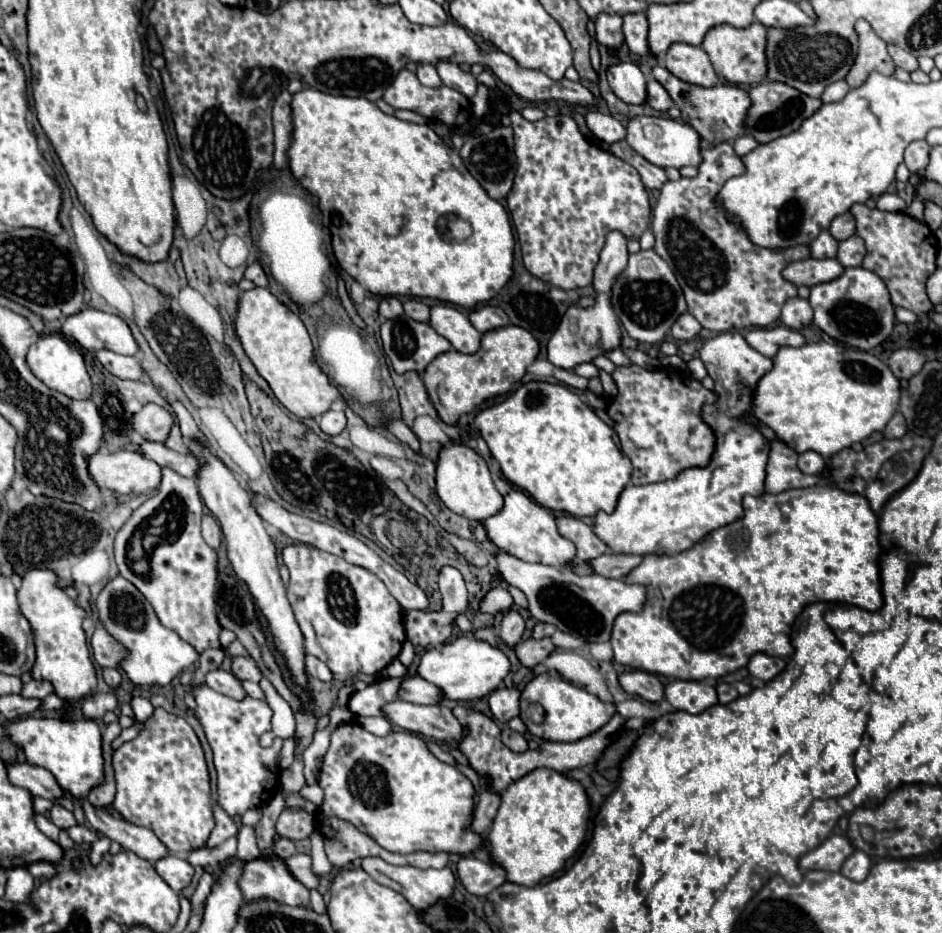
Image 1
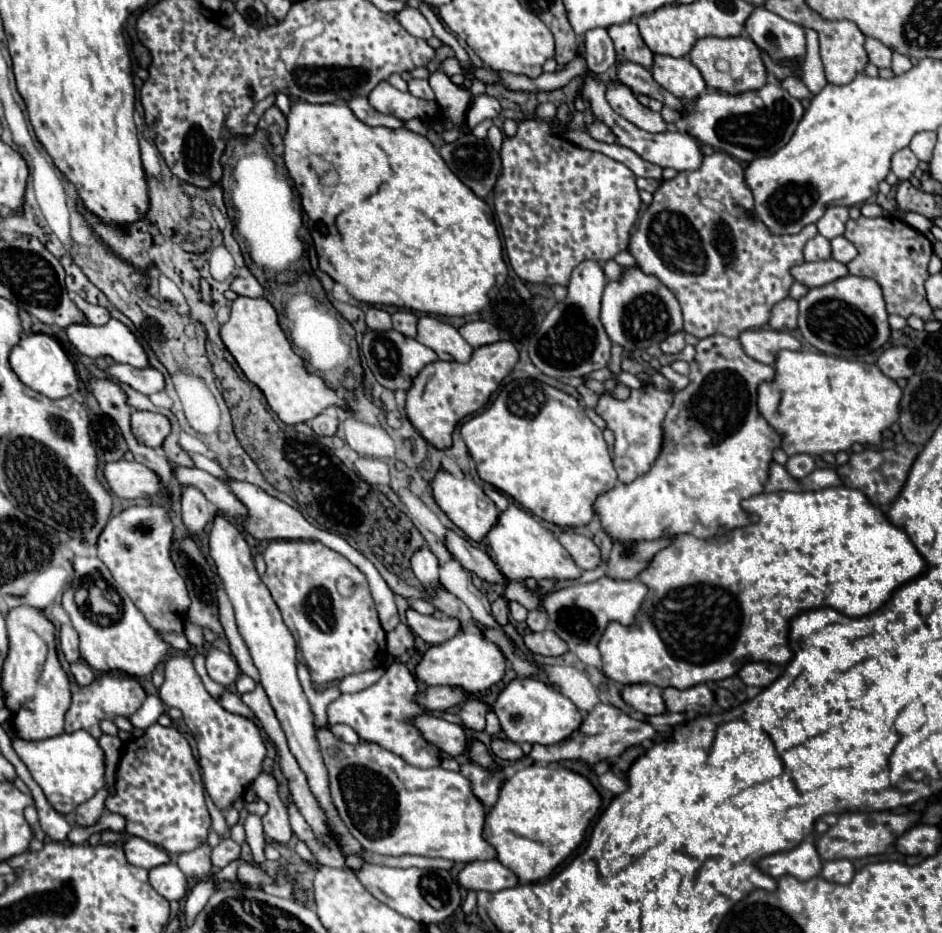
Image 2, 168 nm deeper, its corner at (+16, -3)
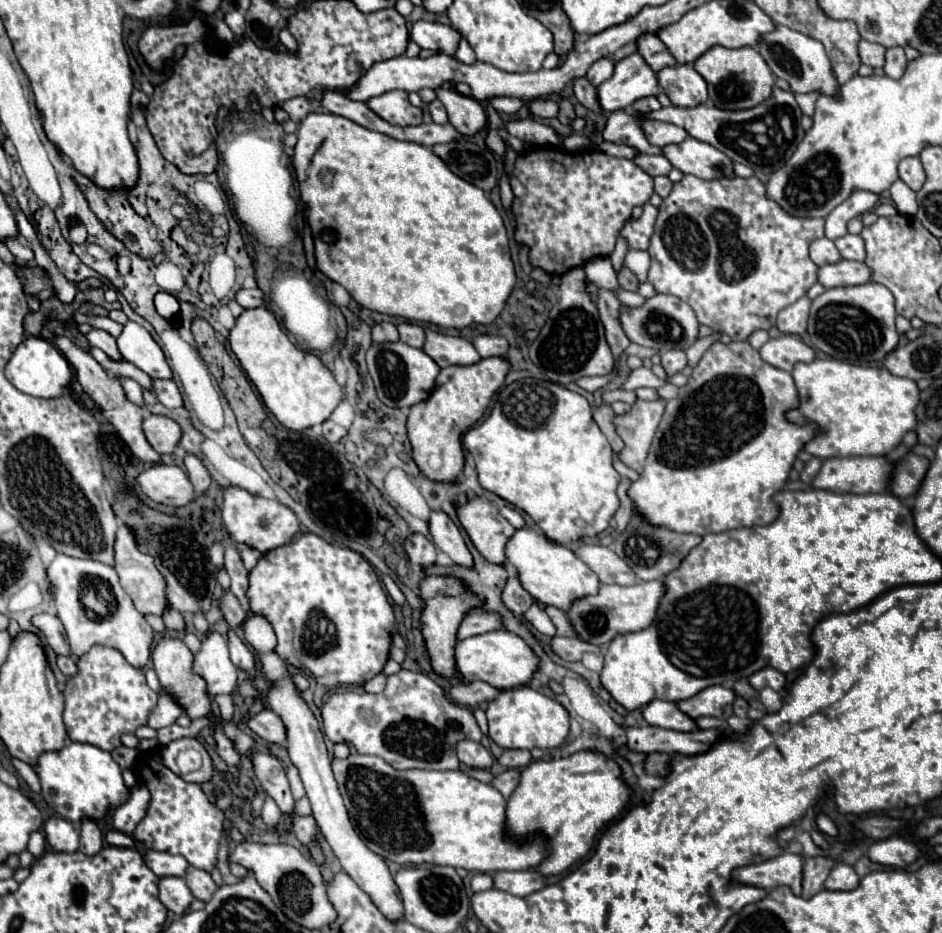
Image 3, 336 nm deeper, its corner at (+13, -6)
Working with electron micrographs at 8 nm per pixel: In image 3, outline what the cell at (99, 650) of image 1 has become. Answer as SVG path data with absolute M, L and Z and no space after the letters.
M37 614L37 616L33 616L33 624L45 634L49 646L51 646L59 656L69 656L69 654L71 654L65 628L63 628L63 624L61 624L61 620L59 620L57 616Z

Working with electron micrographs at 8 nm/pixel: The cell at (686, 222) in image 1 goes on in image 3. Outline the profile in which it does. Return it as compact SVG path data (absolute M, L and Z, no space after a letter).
M685 174L659 206L647 248L651 260L659 266L649 268L647 280L657 292L673 294L687 302L699 324L709 326L713 332L723 332L731 340L749 340L753 332L773 328L779 310L805 296L817 282L817 264L809 258L807 248L813 240L823 238L823 224L823 218L799 220L787 216L787 212L765 198L765 186L755 176L703 180Z

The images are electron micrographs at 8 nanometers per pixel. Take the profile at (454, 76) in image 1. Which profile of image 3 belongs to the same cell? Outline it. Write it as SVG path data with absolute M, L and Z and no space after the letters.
M437 88L435 94L443 102L449 114L449 122L459 134L473 136L485 126L485 110L475 98L463 96L457 90L447 88Z

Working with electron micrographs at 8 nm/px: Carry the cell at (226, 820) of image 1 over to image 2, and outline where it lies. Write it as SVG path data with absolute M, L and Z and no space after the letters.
M202 845L190 853L182 853L176 859L176 865L180 867L180 871L198 881L200 877L210 877L212 875L212 863L210 863L210 847Z

